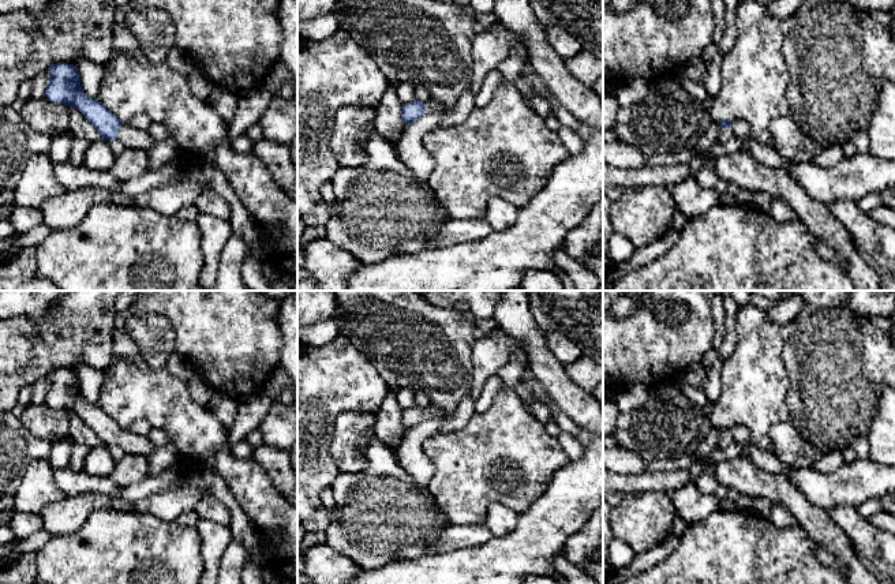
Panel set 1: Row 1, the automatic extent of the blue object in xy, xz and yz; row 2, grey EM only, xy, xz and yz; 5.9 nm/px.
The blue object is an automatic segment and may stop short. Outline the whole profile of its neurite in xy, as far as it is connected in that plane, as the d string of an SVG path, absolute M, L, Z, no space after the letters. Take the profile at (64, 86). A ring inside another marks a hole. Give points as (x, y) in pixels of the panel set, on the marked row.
M68 63L52 64L48 68L49 83L44 93L49 101L75 106L100 132L102 139L119 139L126 149L150 151L157 143L146 131L130 127L108 111L98 100L86 96L80 86L76 65Z

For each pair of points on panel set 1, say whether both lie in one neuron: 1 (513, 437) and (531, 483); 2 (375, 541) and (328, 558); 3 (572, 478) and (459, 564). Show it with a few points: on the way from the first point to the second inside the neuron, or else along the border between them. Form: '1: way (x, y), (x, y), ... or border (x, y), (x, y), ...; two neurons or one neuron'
1: way (513, 448), (513, 465), (520, 472); one neuron
2: border (326, 542), (360, 568); two neurons
3: way (555, 509), (501, 564), (490, 564); one neuron

